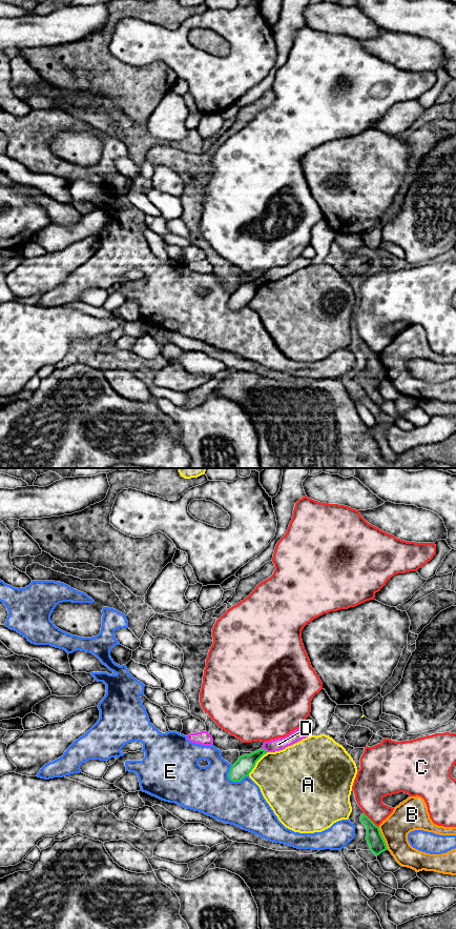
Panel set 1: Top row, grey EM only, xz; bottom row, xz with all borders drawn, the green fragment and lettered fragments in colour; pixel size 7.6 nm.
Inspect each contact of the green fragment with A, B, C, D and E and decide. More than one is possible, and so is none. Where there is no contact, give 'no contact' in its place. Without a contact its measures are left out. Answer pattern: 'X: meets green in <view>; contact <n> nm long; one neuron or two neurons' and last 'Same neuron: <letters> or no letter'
A: meets green in xz; contact 220 nm long; two neurons
B: meets green in xz; contact 190 nm long; two neurons
C: meets green in xz; contact 170 nm long; two neurons
D: meets green in xz; contact 60 nm long; two neurons
E: meets green in xz; contact 170 nm long; two neurons
Same neuron: no letter

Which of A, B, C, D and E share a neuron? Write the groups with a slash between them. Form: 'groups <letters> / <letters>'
groups A / B / C / D / E

